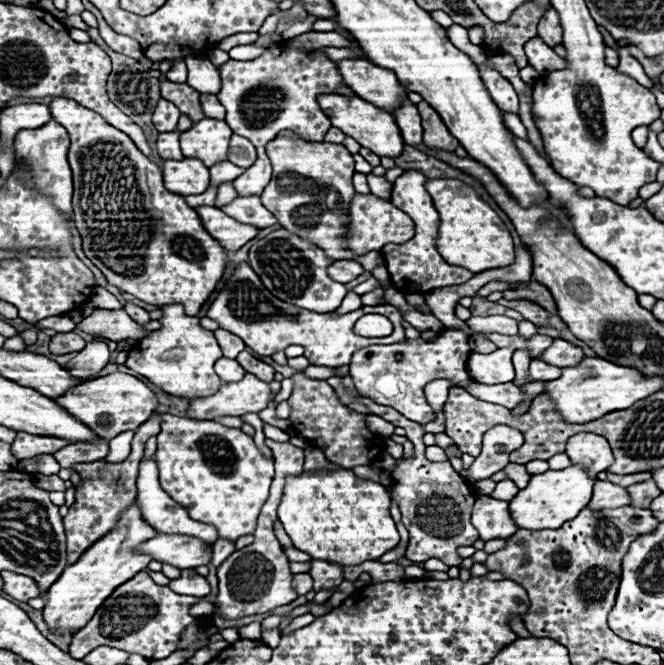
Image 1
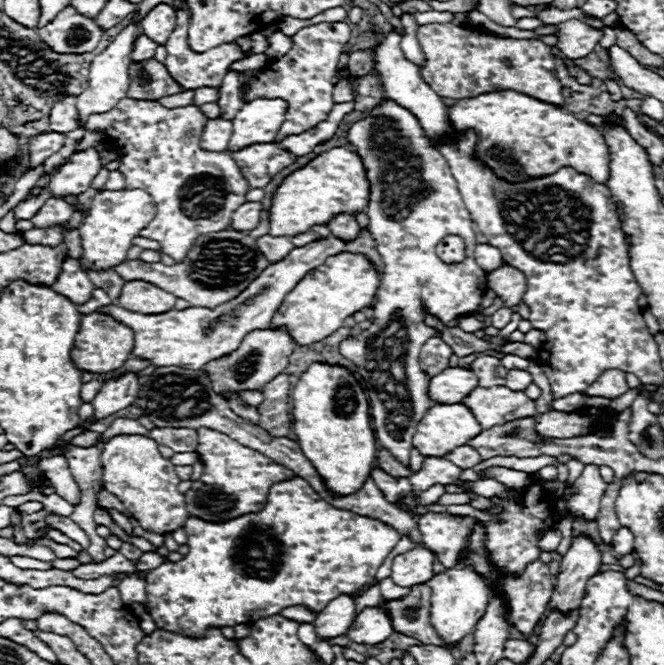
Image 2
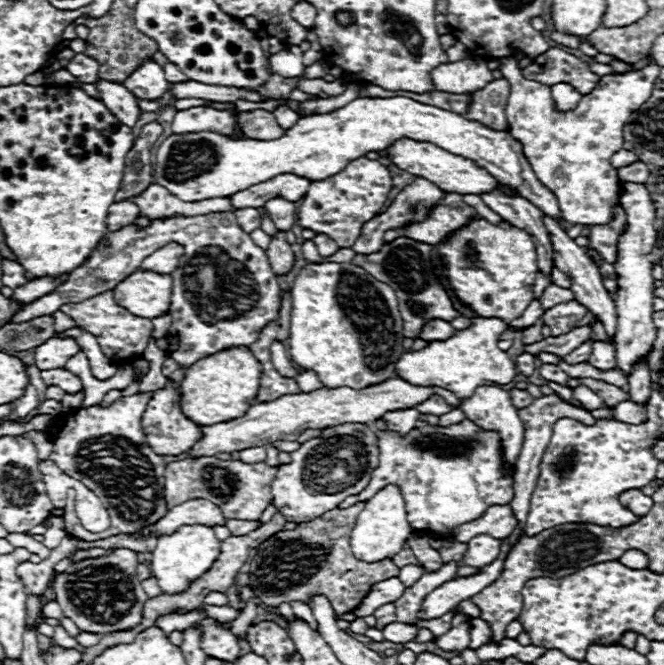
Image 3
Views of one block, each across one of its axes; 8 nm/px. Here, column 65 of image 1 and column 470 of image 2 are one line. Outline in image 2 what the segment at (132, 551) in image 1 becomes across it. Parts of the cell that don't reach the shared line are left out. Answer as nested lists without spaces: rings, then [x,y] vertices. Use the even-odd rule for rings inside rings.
[[[448,568],[446,574],[434,576],[426,582],[432,588],[432,606],[430,606],[430,622],[436,634],[448,644],[458,644],[464,636],[474,632],[476,622],[482,618],[488,606],[488,586],[482,576],[478,576],[470,568]]]

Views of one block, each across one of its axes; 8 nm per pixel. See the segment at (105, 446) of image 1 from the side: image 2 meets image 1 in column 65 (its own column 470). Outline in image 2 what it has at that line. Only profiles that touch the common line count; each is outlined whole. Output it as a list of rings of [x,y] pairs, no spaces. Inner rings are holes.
[[[458,446],[450,454],[446,454],[444,458],[458,464],[458,466],[462,466],[462,468],[474,468],[476,464],[482,462],[480,454],[472,446]]]

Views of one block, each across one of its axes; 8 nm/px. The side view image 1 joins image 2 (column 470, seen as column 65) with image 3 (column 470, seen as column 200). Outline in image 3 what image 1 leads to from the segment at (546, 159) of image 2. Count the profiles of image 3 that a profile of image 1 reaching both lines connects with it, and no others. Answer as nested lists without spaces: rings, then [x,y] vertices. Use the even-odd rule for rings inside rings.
[[[473,218],[466,228],[456,230],[436,248],[444,258],[446,276],[456,296],[478,316],[500,318],[510,324],[514,318],[520,318],[528,304],[534,300],[530,292],[538,272],[536,248],[530,234],[524,230],[514,228],[508,222],[494,226],[484,218]]]

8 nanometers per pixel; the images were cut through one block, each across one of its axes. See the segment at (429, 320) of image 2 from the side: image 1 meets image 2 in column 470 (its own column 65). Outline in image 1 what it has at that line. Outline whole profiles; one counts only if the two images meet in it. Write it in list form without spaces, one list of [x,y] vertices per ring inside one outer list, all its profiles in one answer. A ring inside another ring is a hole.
[[[62,332],[62,334],[56,334],[56,336],[52,336],[52,342],[50,342],[52,354],[78,352],[78,350],[82,350],[82,346],[86,346],[86,342],[84,342],[78,334],[74,334],[74,332]]]

